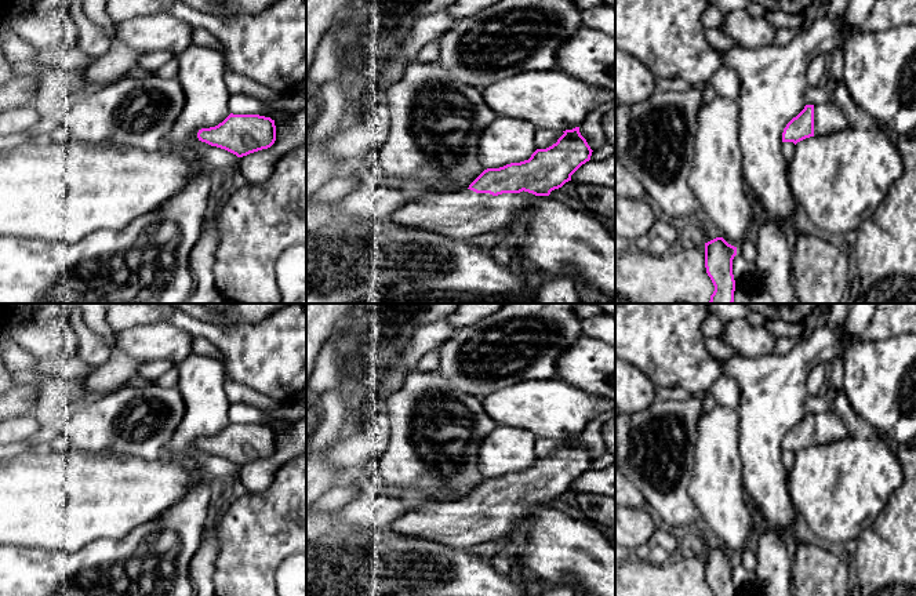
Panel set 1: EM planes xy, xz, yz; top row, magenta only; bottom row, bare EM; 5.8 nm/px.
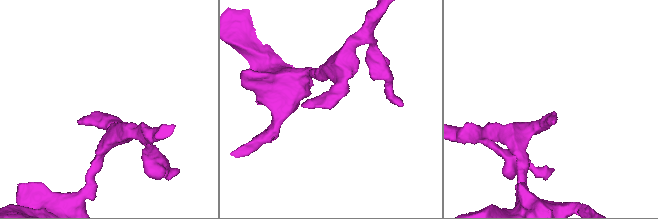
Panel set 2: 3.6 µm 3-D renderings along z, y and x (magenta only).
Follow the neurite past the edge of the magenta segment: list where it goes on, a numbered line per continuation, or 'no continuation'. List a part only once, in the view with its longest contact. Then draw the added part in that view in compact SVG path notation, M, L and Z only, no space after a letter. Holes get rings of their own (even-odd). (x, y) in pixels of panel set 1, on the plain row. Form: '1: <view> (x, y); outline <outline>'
1: xz (462, 523); outline M470 498L437 501L412 508L385 526L396 534L440 541L458 549L498 541L526 517L535 504L528 501L476 502Z

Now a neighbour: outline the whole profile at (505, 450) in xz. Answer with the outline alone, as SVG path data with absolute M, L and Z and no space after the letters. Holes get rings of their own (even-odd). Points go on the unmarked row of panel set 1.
M497 426L479 450L477 466L484 479L528 469L537 459L535 439L523 428Z

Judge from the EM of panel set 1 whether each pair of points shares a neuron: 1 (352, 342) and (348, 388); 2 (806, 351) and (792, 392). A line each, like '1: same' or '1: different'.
1: same
2: same

